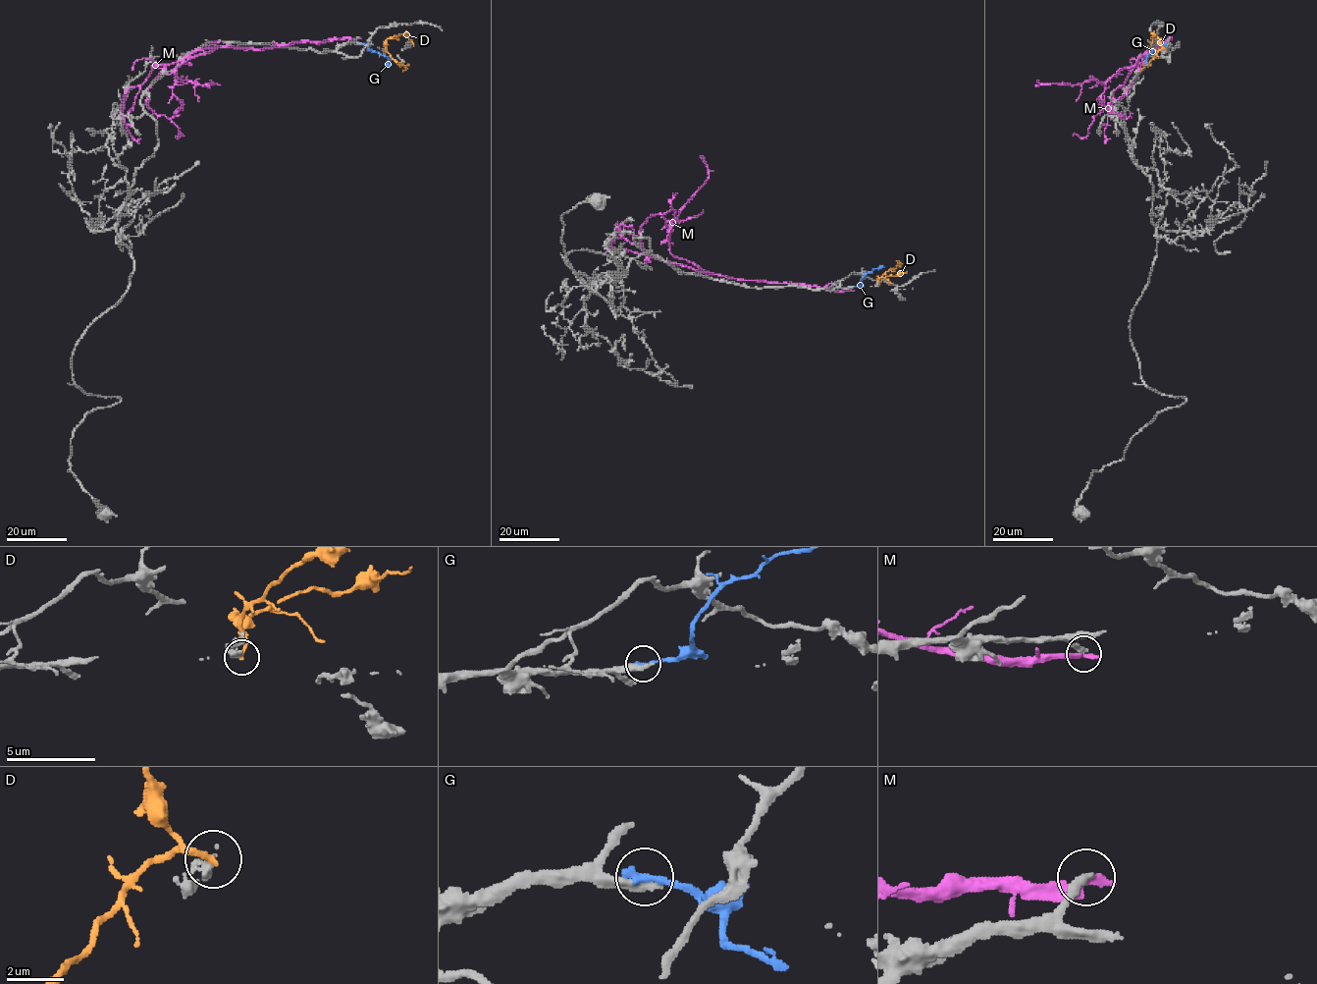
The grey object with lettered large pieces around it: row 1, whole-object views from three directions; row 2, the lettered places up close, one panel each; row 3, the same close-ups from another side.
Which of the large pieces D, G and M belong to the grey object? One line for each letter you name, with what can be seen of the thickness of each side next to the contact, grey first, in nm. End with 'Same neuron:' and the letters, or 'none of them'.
Same neuron: none of them

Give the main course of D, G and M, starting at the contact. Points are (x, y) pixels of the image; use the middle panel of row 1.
D: (878, 287), (880, 279), (907, 272)
G: (852, 287), (858, 286), (866, 274), (878, 269)
M: (851, 291), (738, 280), (652, 257), (642, 246), (640, 227), (651, 216), (671, 208), (670, 200), (677, 193)

